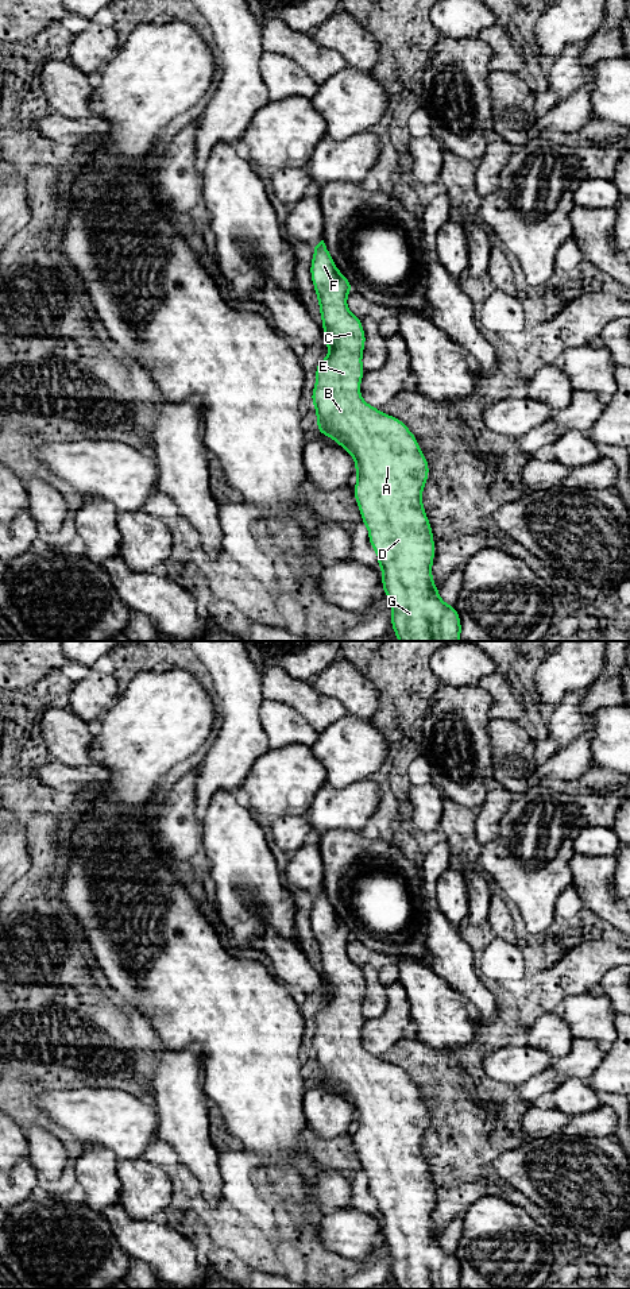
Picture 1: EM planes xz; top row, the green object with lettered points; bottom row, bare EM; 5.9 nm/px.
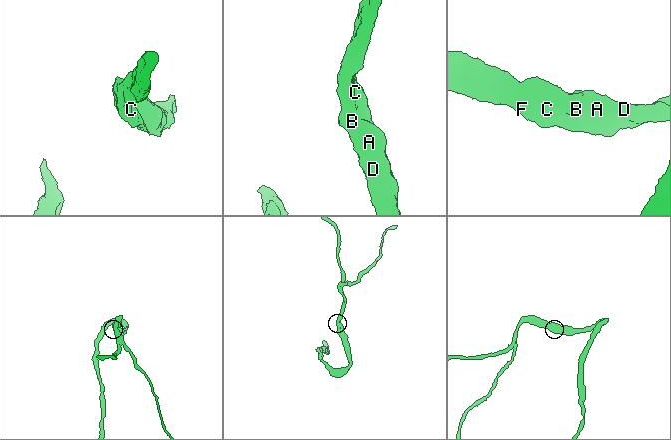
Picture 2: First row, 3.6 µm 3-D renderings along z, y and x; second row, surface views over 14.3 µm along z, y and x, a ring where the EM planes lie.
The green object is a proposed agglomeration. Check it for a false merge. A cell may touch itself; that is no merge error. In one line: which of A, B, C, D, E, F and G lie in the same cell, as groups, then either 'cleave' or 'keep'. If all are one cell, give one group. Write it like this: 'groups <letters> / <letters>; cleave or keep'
groups A B C D E F G; keep

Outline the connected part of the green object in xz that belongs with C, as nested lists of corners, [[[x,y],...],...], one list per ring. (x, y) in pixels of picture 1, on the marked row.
[[[324,240],[313,252],[310,277],[317,293],[328,356],[316,366],[316,383],[310,400],[317,414],[317,432],[331,437],[352,455],[357,482],[353,495],[368,529],[368,541],[378,555],[382,588],[391,605],[391,628],[399,641],[461,641],[461,621],[456,606],[447,605],[433,583],[434,537],[422,505],[429,463],[417,437],[397,417],[368,405],[360,394],[366,373],[362,358],[366,332],[360,317],[347,308],[352,290],[349,279],[339,271]]]

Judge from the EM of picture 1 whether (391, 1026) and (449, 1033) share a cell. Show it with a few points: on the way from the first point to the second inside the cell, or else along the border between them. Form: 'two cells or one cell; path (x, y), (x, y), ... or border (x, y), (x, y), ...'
two cells; border (404, 987), (412, 1018)

